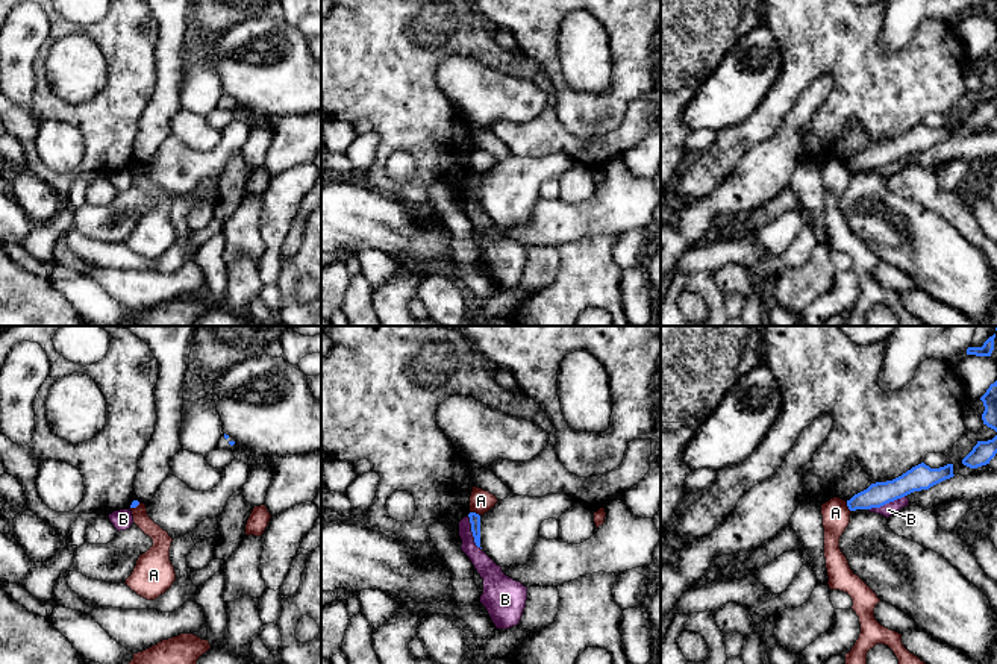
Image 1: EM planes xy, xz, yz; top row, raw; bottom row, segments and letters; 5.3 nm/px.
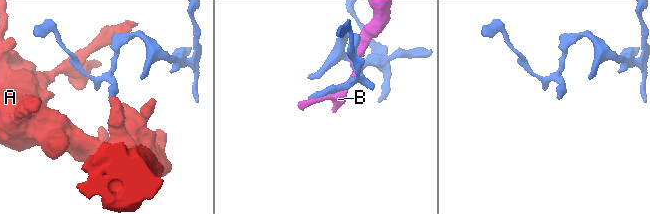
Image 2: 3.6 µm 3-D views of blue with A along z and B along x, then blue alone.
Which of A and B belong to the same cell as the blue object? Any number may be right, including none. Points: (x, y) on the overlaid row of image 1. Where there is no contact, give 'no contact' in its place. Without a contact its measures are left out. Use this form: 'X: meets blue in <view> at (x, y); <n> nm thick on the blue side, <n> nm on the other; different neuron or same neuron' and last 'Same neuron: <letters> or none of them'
A: meets blue in xz at (475, 513); 60 nm thick on the blue side, 120 nm on the other; different neuron
B: meets blue in yz at (887, 502); 140 nm thick on the blue side, 70 nm on the other; different neuron
Same neuron: none of them

